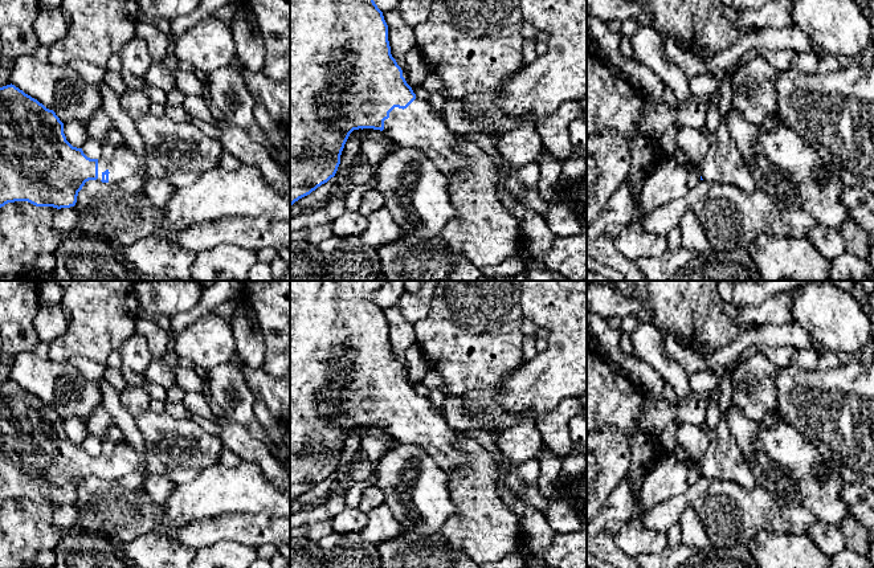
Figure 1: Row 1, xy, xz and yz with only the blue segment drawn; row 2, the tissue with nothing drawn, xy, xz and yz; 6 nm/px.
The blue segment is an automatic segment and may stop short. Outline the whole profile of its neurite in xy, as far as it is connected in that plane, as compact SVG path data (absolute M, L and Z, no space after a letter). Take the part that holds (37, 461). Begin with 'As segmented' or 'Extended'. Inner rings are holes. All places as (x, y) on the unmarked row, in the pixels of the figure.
Extended. M15 381L0 384L0 504L28 498L57 506L74 503L86 478L119 481L139 466L138 453L122 441L110 455L90 455L73 444L64 430L64 420L53 406Z

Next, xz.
Extended. M290 281L290 503L335 473L344 441L350 430L359 425L384 428L397 444L420 445L445 471L467 463L466 454L456 445L457 432L446 424L444 416L434 409L428 397L416 393L403 373L401 364L391 351L388 322L383 308L373 298L380 286L381 281Z

